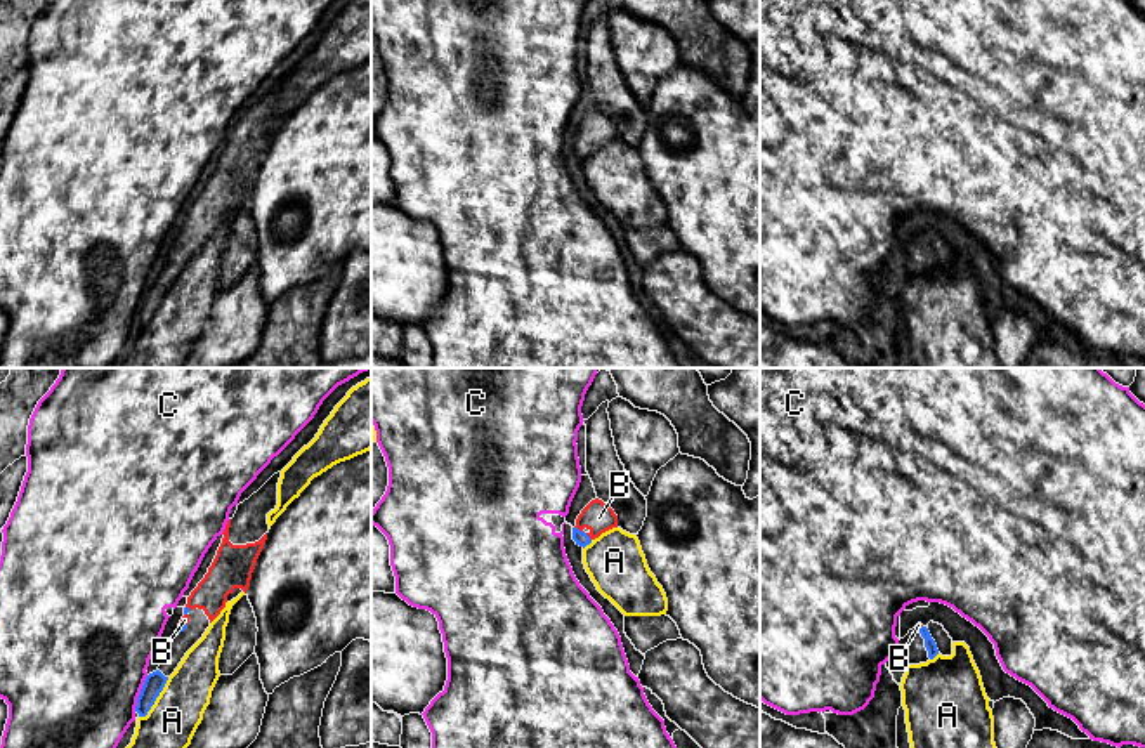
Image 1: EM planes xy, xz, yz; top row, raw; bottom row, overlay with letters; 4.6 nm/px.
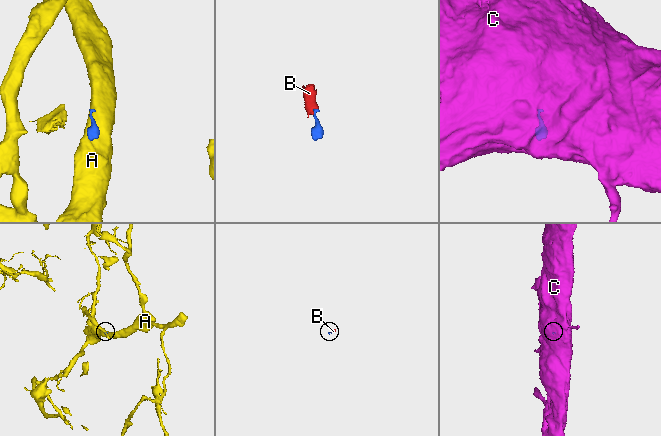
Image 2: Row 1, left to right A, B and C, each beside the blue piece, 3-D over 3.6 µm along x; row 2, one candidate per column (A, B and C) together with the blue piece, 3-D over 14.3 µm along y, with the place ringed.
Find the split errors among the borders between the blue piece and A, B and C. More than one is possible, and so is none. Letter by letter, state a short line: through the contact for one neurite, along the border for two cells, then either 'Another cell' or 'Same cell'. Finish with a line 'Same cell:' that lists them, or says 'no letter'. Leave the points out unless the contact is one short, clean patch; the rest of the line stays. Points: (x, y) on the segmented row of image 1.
A: Another cell
B: Line: xz (582, 538), (582, 531), (594, 518), (599, 518). Same cell
C: Line: xy (148, 675), (134, 710). Another cell
Same cell: B

